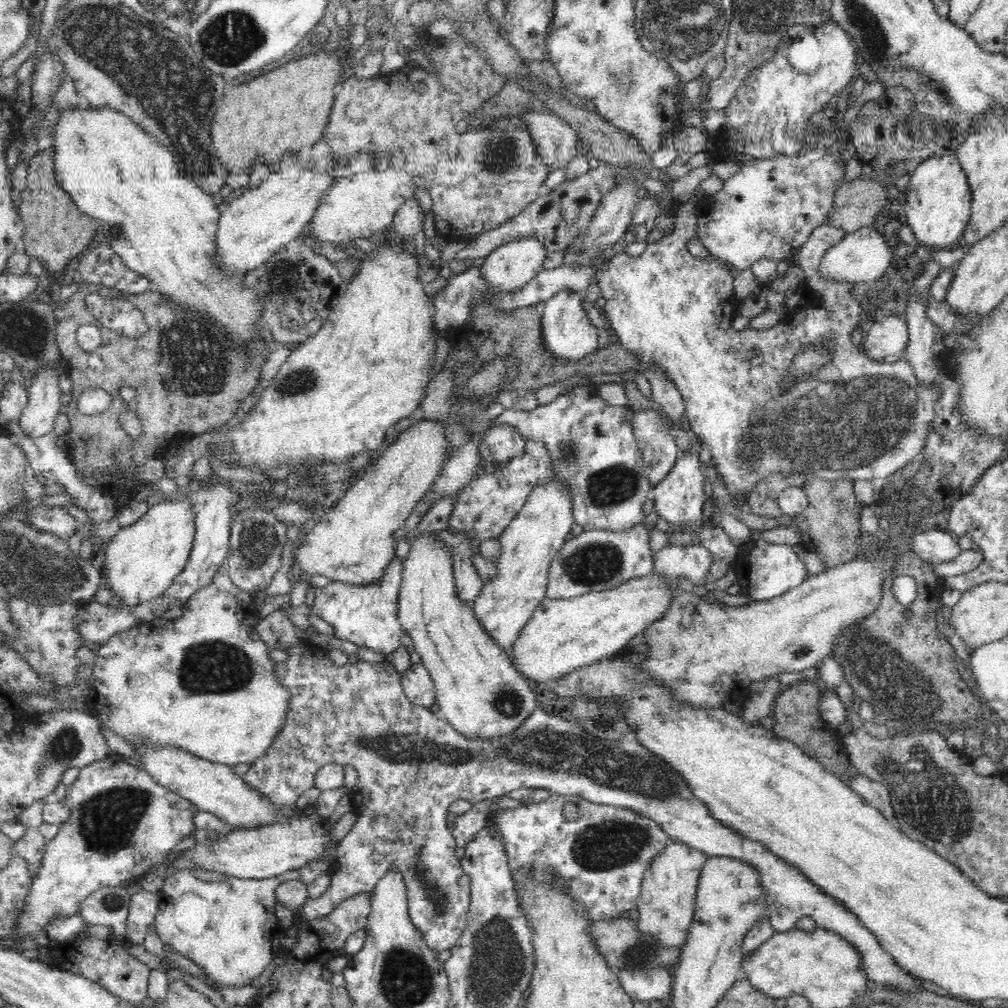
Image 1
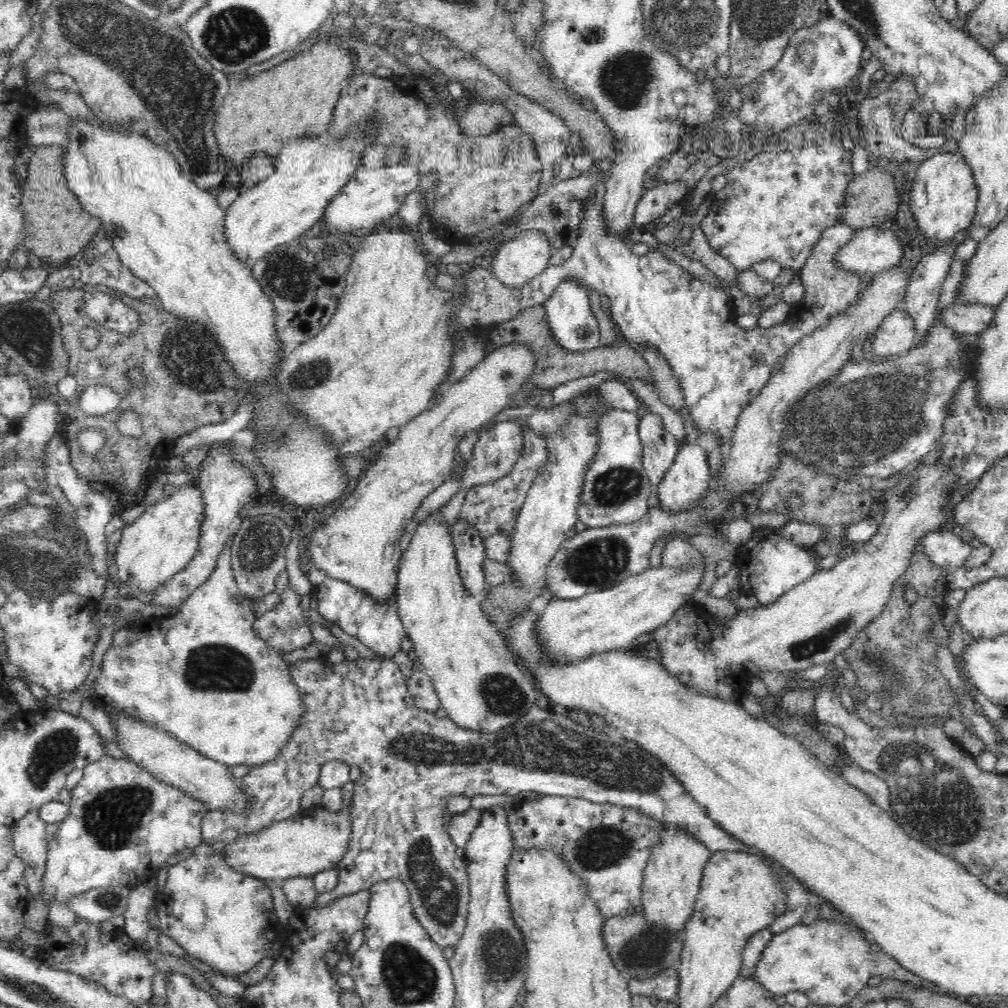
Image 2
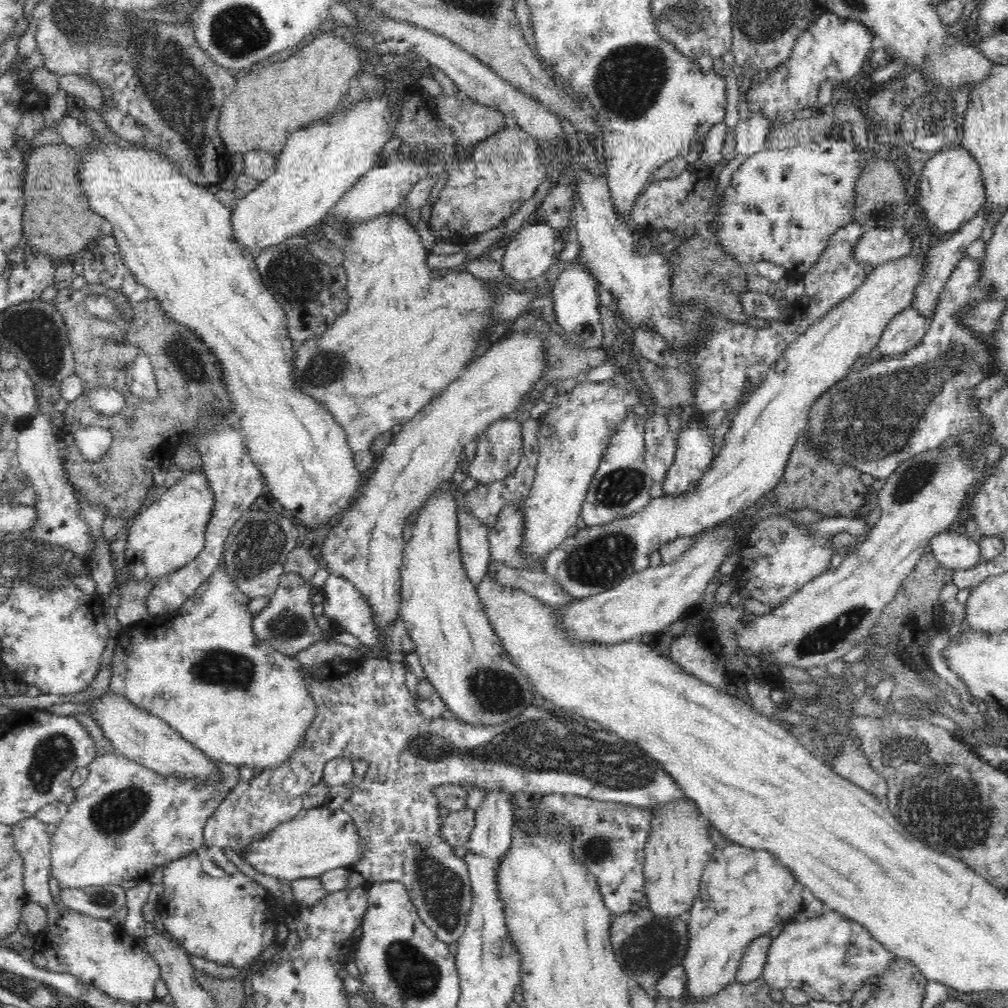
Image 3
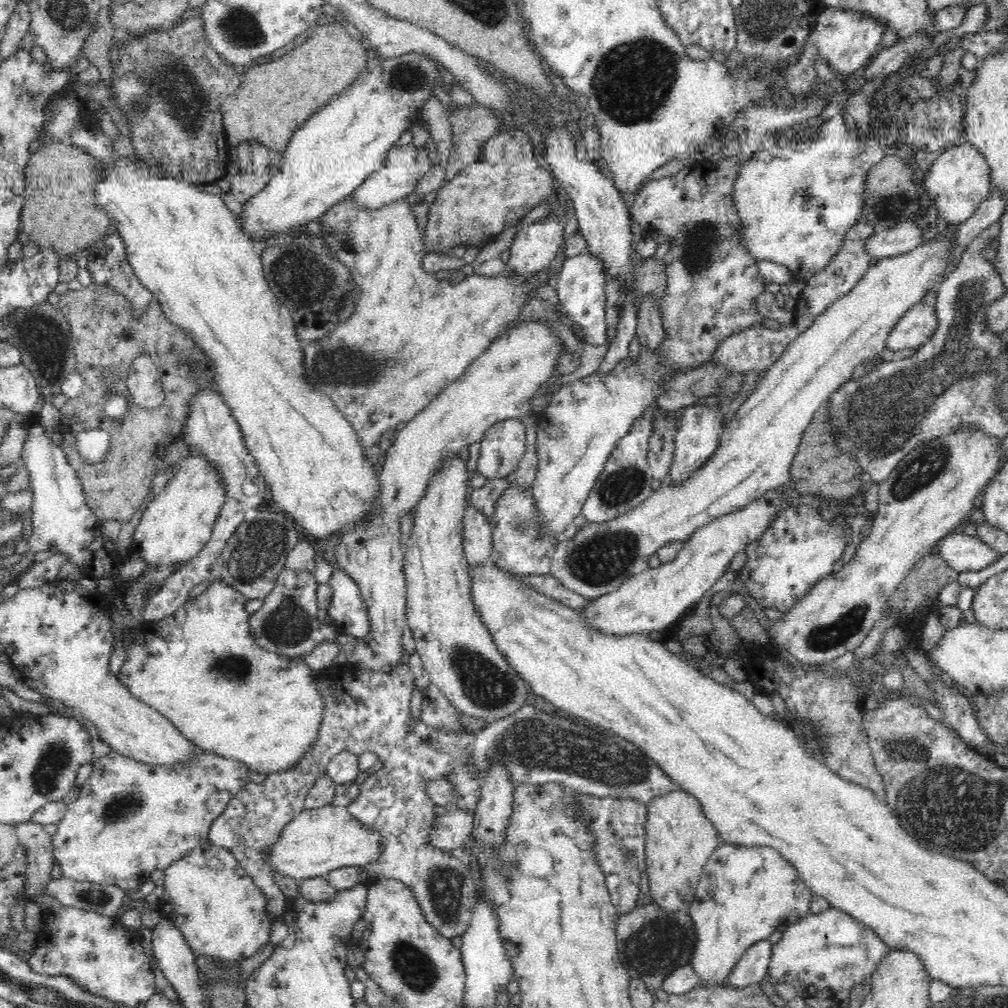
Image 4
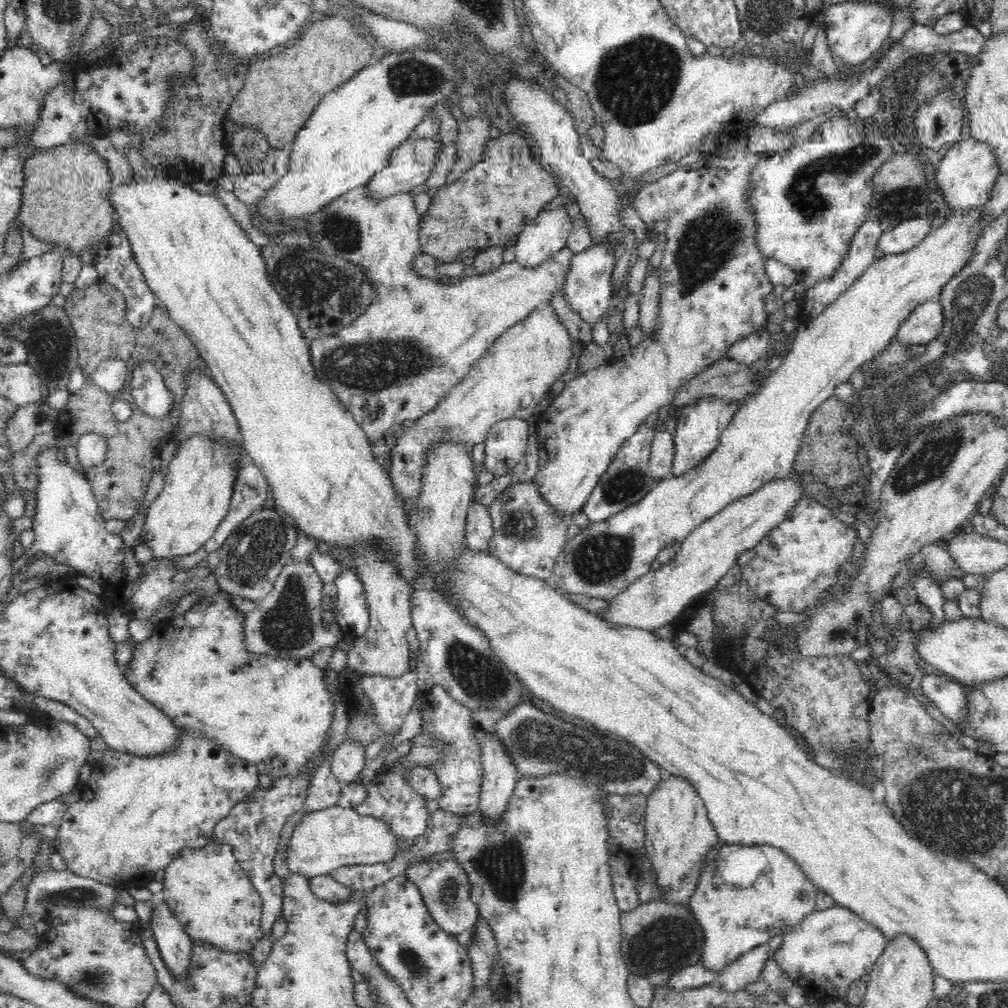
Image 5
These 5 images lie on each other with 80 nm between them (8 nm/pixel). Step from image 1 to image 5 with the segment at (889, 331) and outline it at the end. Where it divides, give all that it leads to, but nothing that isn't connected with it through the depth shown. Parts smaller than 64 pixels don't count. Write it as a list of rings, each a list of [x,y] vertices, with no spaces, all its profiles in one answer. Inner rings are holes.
[[[939,298],[929,299],[915,308],[914,312],[906,318],[906,322],[902,324],[894,339],[914,345],[928,344],[940,336],[945,324],[946,315],[942,301]]]

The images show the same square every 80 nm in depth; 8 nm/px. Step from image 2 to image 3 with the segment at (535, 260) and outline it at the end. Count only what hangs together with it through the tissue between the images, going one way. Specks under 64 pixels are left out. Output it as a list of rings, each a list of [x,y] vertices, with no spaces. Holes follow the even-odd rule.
[[[546,222],[525,223],[505,248],[502,265],[516,281],[529,281],[543,275],[554,264],[554,246],[559,234]]]

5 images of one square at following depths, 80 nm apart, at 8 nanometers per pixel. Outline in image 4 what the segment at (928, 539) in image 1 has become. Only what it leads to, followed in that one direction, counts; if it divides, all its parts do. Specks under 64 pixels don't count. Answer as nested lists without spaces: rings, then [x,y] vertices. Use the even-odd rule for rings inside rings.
[[[965,533],[948,534],[938,542],[936,549],[946,563],[959,574],[978,573],[992,566],[1003,556],[978,535],[969,536]]]

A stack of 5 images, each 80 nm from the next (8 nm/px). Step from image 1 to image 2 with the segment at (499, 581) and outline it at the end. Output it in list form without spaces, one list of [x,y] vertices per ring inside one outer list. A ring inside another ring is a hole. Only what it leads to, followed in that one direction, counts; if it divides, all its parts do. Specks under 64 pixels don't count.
[[[594,387],[594,390],[587,390],[578,393],[576,396],[567,400],[567,404],[571,406],[571,415],[568,415],[561,425],[547,437],[546,441],[547,457],[545,463],[539,468],[538,476],[534,479],[527,498],[520,509],[520,512],[514,522],[514,530],[512,530],[512,556],[508,565],[514,569],[517,578],[514,583],[503,585],[500,587],[487,587],[482,597],[482,604],[489,620],[496,625],[498,632],[503,635],[503,630],[510,624],[510,620],[520,614],[523,610],[528,610],[532,605],[534,597],[542,592],[542,588],[547,585],[546,567],[547,562],[558,552],[560,545],[568,538],[566,532],[574,528],[574,524],[578,522],[578,506],[580,506],[580,498],[582,498],[582,488],[586,482],[586,474],[590,470],[590,464],[596,460],[596,452],[598,452],[598,444],[600,444],[600,416],[613,408],[612,401],[606,396],[602,396],[602,390]]]

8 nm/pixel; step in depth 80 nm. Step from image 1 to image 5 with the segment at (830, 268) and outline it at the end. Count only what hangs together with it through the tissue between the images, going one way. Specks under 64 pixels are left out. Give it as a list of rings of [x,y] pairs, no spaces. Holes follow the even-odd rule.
[[[931,217],[905,220],[886,231],[879,249],[884,254],[898,254],[918,246],[932,230]]]

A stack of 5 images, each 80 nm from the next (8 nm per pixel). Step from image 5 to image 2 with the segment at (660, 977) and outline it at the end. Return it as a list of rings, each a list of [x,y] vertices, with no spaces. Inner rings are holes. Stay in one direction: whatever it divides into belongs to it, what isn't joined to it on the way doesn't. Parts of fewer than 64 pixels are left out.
[[[628,912],[609,918],[604,922],[604,939],[616,967],[627,977],[638,980],[650,980],[669,968],[679,969],[681,954],[685,942],[685,929],[676,932],[666,927],[654,925],[646,919],[646,913]]]

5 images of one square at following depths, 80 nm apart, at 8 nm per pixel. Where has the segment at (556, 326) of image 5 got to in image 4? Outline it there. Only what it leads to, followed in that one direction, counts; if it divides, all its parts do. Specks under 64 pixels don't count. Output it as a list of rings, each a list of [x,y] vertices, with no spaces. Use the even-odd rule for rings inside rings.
[[[528,320],[513,328],[508,329],[500,335],[481,354],[464,374],[453,384],[434,398],[418,416],[406,422],[406,426],[396,432],[395,440],[386,450],[384,465],[380,472],[382,481],[382,510],[366,524],[357,526],[340,536],[340,542],[336,544],[333,558],[338,568],[344,569],[351,578],[359,585],[363,602],[367,607],[370,620],[370,630],[364,638],[358,639],[354,646],[354,652],[347,655],[347,661],[356,666],[359,670],[373,670],[373,672],[394,672],[406,659],[405,645],[403,644],[404,630],[408,627],[407,618],[407,579],[404,573],[403,558],[404,552],[400,547],[400,522],[399,519],[414,508],[422,495],[426,492],[427,482],[437,471],[441,464],[454,452],[464,453],[466,448],[474,442],[482,442],[487,430],[494,424],[508,419],[522,419],[532,414],[531,395],[541,395],[545,391],[548,380],[556,368],[558,358],[565,350],[562,336],[558,336],[556,328],[550,326],[546,320]]]

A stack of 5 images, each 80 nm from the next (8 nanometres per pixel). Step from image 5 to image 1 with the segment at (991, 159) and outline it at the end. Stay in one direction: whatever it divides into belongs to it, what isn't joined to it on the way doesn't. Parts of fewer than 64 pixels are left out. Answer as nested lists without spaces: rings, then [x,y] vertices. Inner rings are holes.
[[[955,153],[948,156],[938,156],[938,158],[928,158],[926,162],[922,162],[909,180],[908,188],[905,188],[905,196],[906,220],[908,225],[912,227],[918,244],[936,247],[936,250],[944,250],[959,236],[964,235],[972,214],[973,194],[968,174],[962,169],[962,164],[957,160]]]

